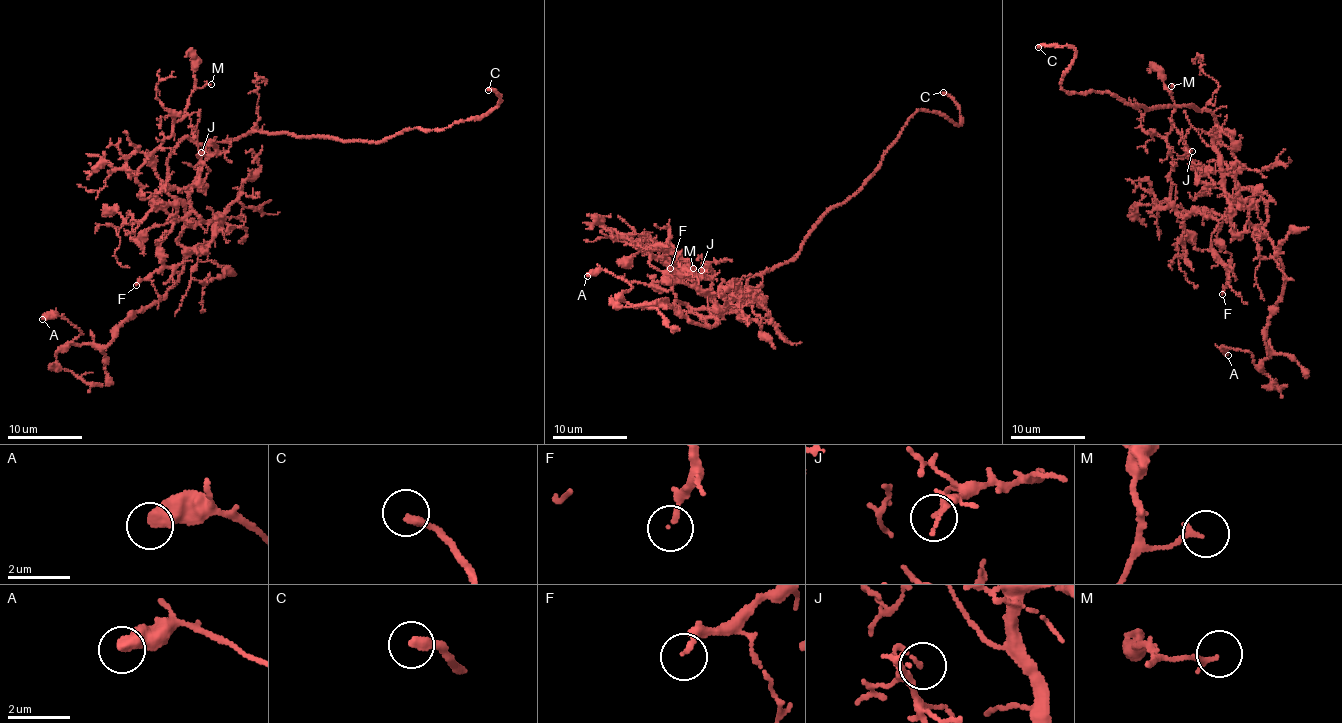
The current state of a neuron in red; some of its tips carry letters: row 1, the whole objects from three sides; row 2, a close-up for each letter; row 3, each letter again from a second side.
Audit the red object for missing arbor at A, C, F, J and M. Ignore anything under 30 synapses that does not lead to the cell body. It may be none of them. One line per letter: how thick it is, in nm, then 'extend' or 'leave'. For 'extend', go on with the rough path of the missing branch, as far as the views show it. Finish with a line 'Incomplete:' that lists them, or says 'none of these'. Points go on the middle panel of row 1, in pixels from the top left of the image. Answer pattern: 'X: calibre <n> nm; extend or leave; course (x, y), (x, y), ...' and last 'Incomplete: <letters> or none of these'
A: calibre 480 nm; leave
C: calibre 280 nm; extend
F: calibre 150 nm; extend; course (670, 268), (664, 269), (670, 276), (665, 281), (670, 293), (671, 280), (637, 274)
J: calibre 110 nm; leave
M: calibre 160 nm; leave
Incomplete: C, F

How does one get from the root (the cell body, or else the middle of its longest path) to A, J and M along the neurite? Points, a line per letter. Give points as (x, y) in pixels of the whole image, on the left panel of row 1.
A: (219, 142), (204, 150), (188, 196), (175, 284), (105, 346), (68, 346), (77, 328), (60, 316), (42, 319)
J: (219, 142), (213, 141), (204, 150), (199, 175), (188, 189), (198, 179), (207, 157), (206, 150), (201, 152)
M: (219, 142), (201, 153), (198, 130), (191, 132), (186, 111), (189, 96), (211, 84)

